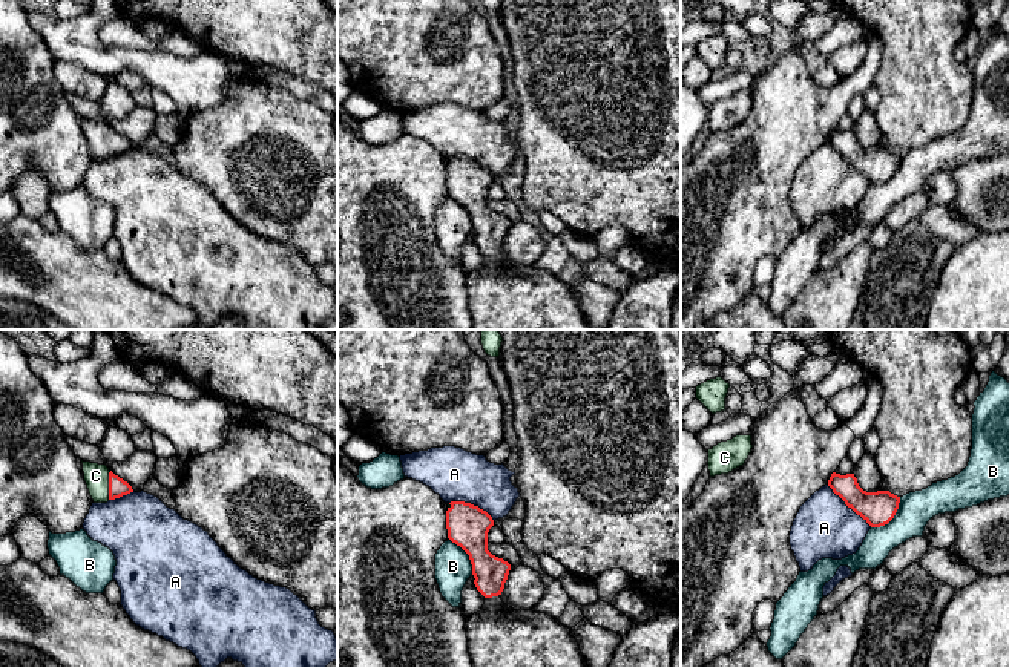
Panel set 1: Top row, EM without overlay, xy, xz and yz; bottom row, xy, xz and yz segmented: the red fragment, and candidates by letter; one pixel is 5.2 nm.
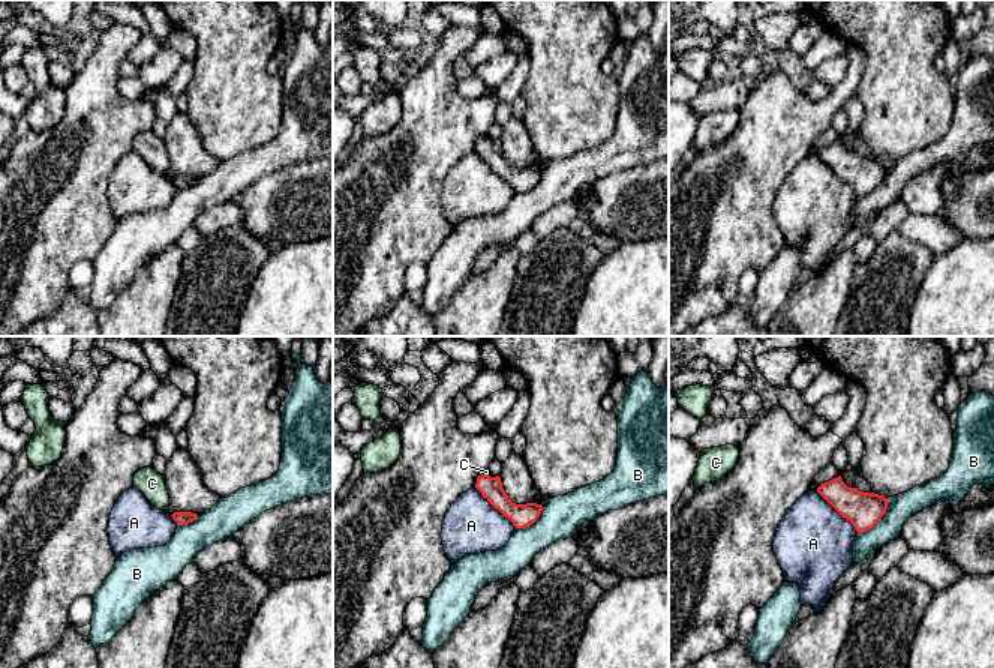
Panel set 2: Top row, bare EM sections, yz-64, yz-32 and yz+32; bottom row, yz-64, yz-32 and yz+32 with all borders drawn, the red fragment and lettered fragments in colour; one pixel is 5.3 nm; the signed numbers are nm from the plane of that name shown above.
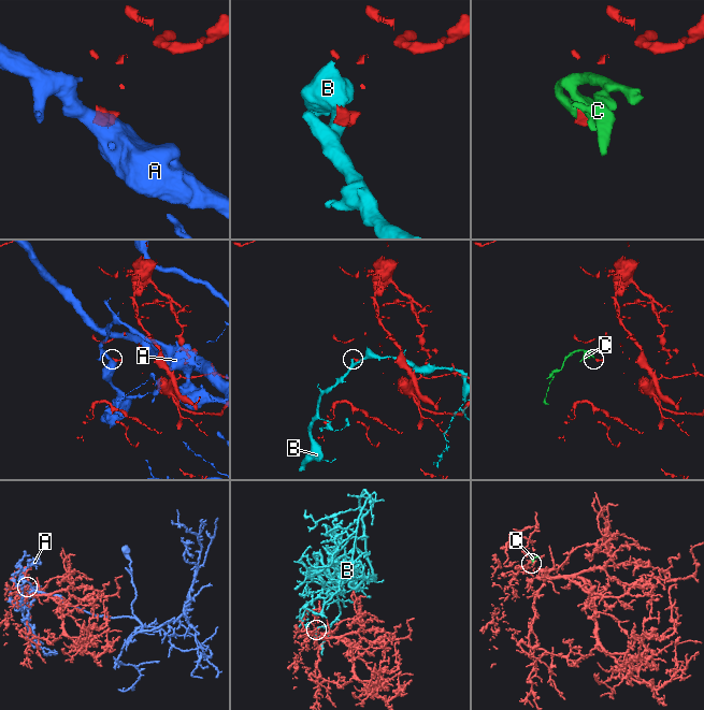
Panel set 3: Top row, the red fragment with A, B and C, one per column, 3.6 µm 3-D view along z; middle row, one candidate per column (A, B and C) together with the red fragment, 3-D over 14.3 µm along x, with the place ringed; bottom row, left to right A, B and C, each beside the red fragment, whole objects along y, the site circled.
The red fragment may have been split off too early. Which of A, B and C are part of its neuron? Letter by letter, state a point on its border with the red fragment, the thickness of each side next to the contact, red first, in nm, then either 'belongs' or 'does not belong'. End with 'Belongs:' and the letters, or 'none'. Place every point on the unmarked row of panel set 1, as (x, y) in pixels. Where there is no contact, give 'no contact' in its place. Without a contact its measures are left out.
A: yz (850, 163) | 180/320 nm | does not belong
B: yz (891, 175) | 180/180 nm | does not belong
C: xy (109, 141) | 100/130 nm | belongs
Belongs: C

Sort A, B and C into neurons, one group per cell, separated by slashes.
A / B / C

